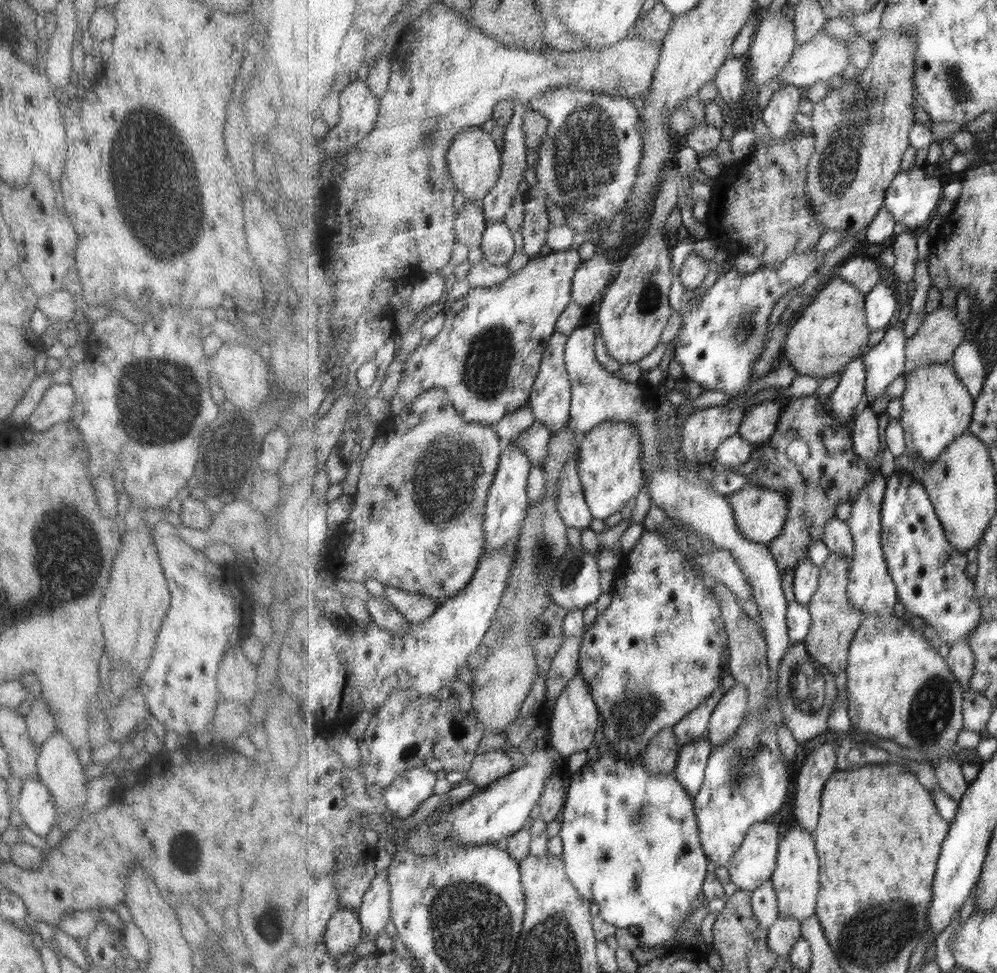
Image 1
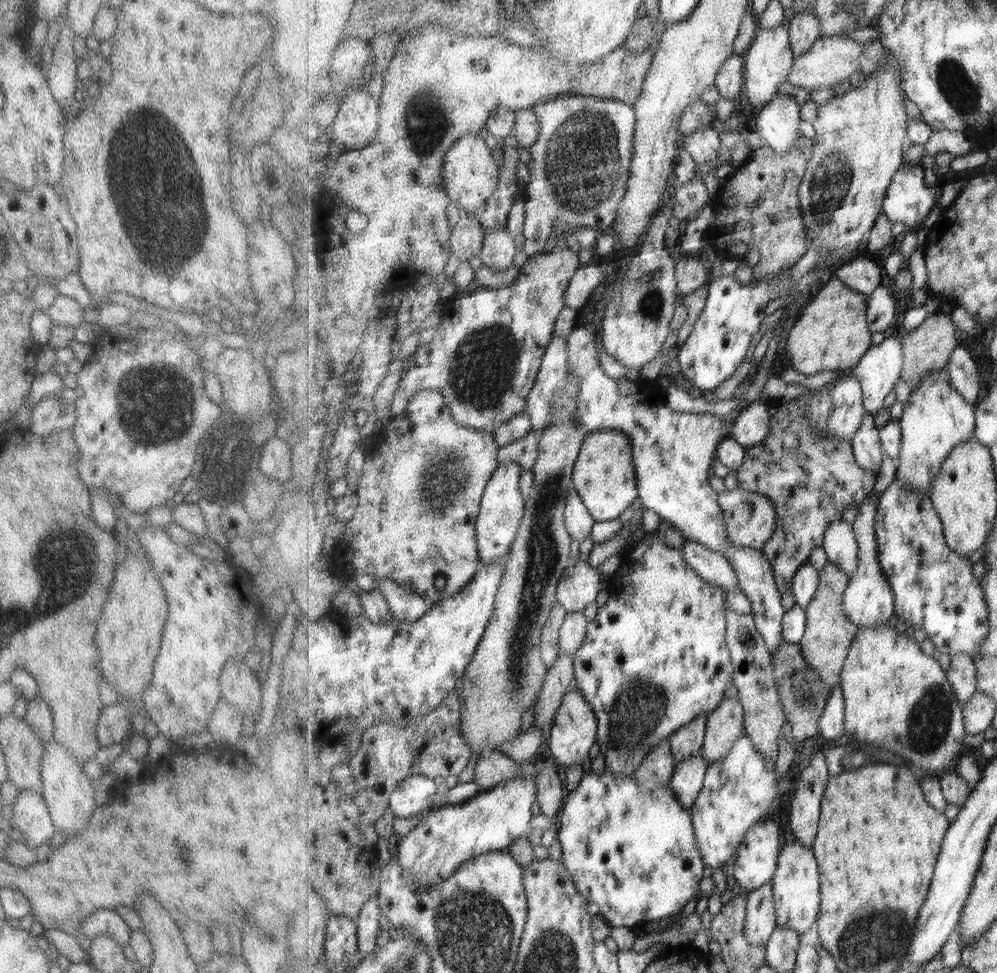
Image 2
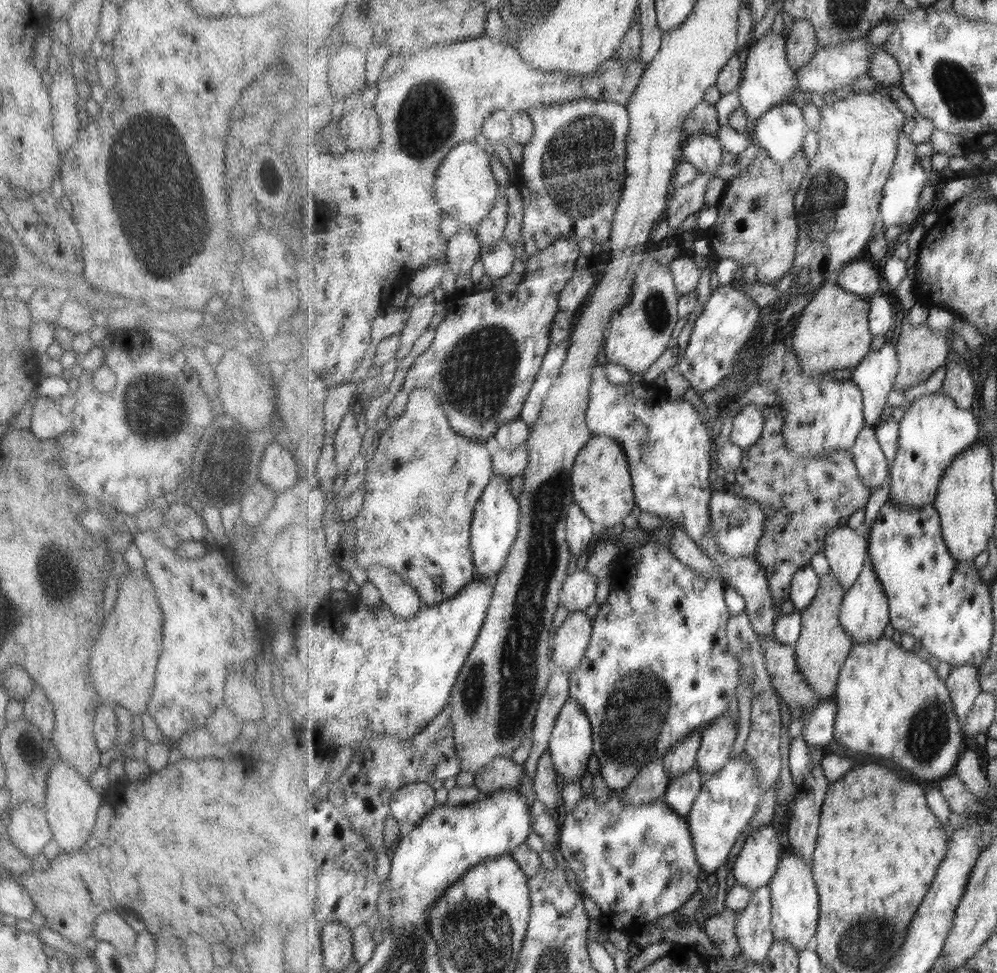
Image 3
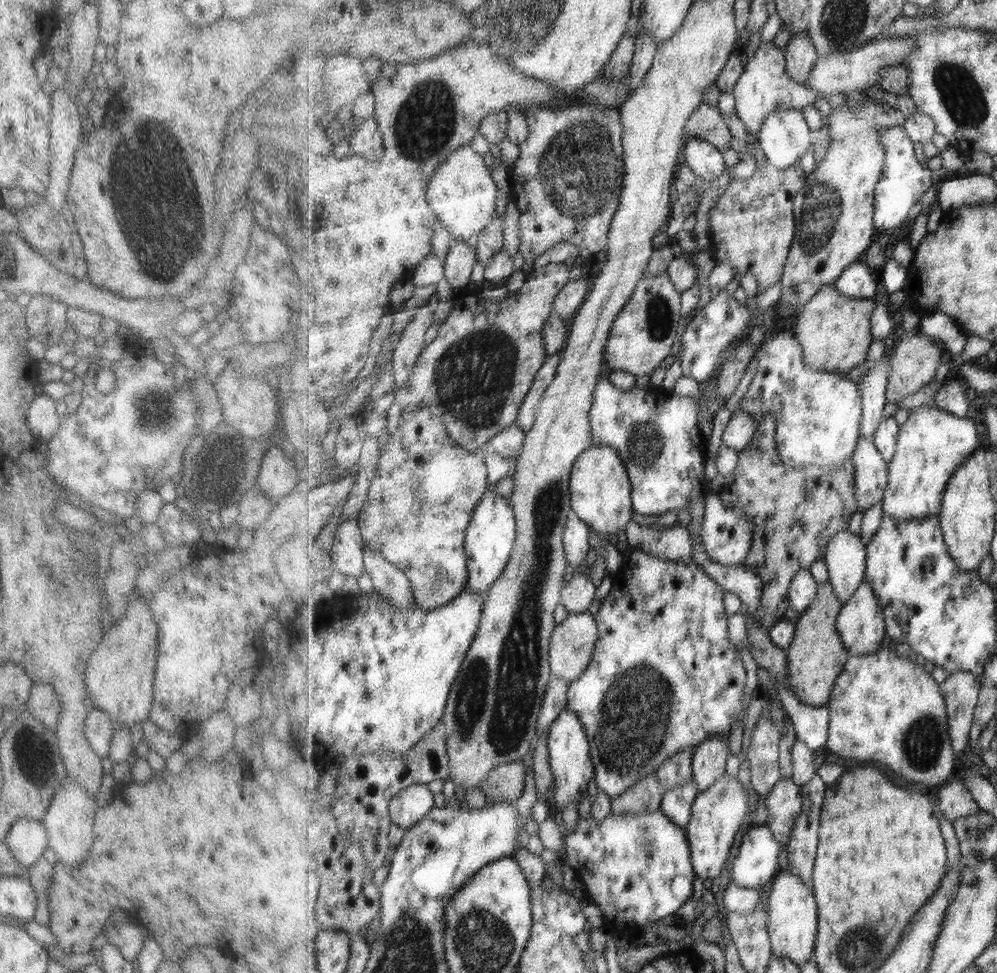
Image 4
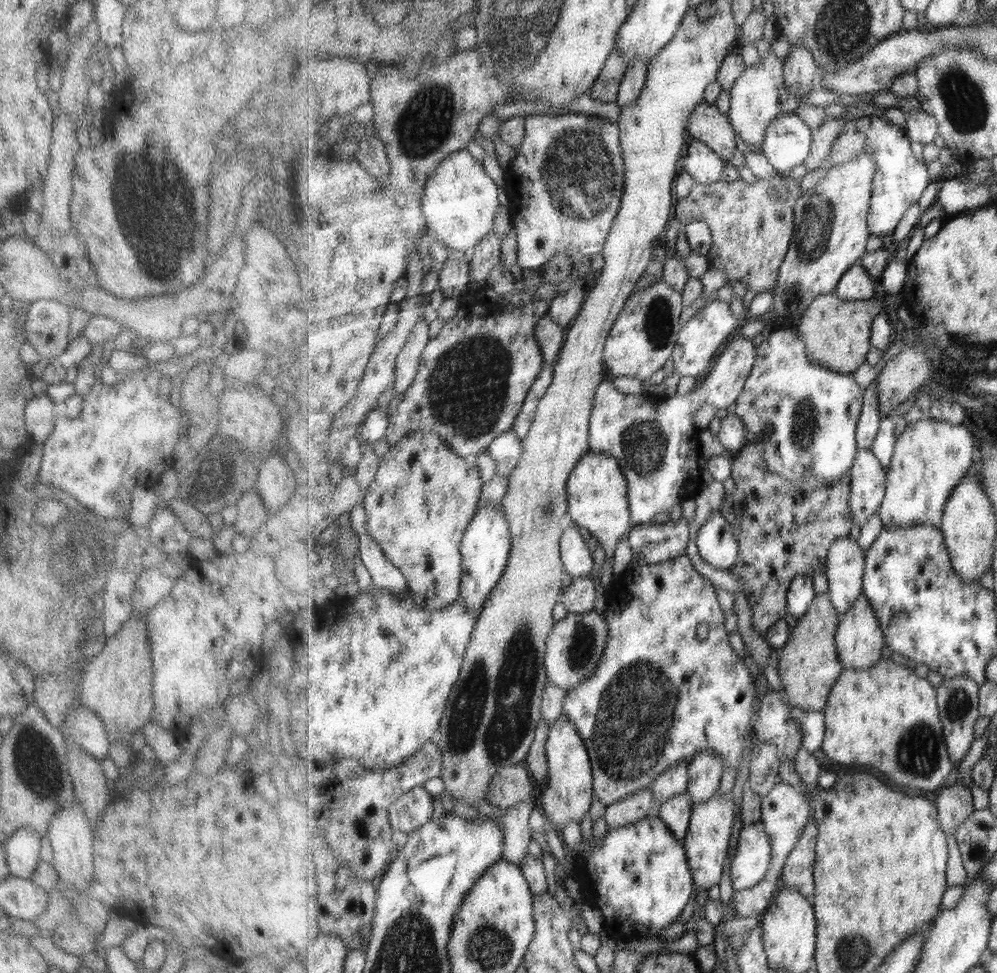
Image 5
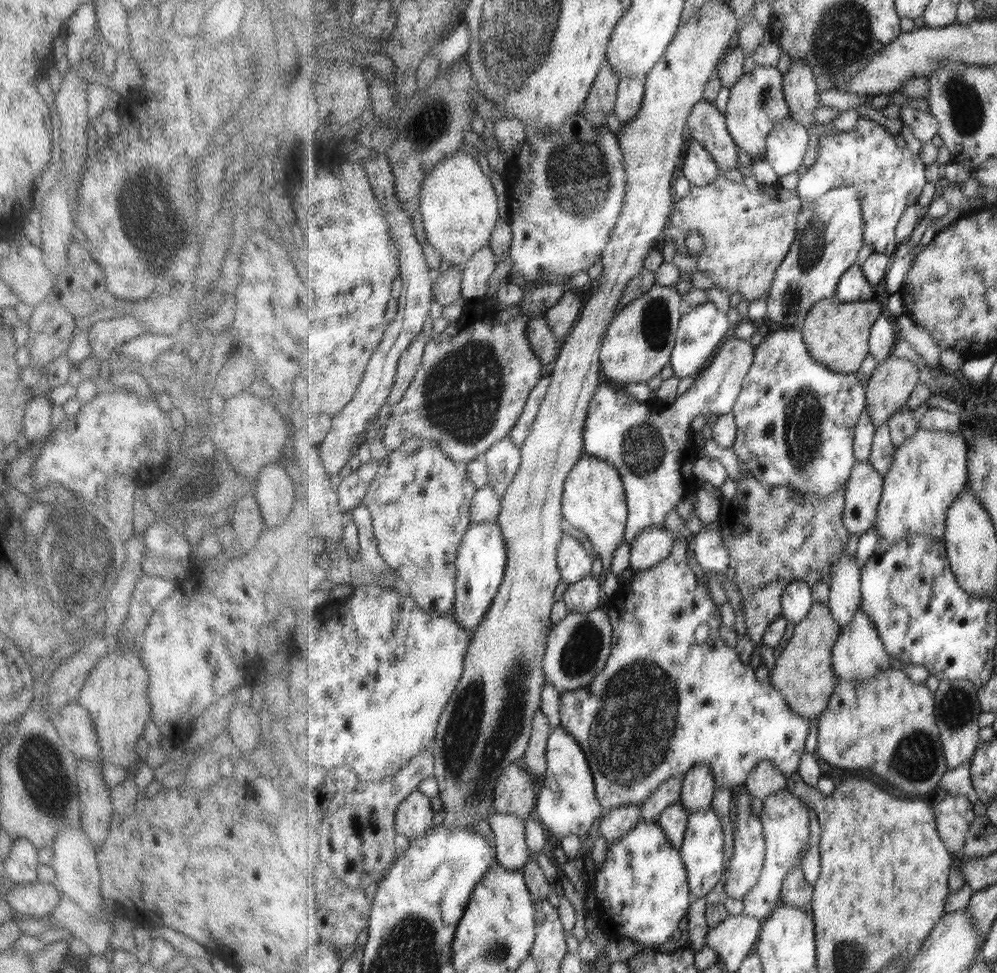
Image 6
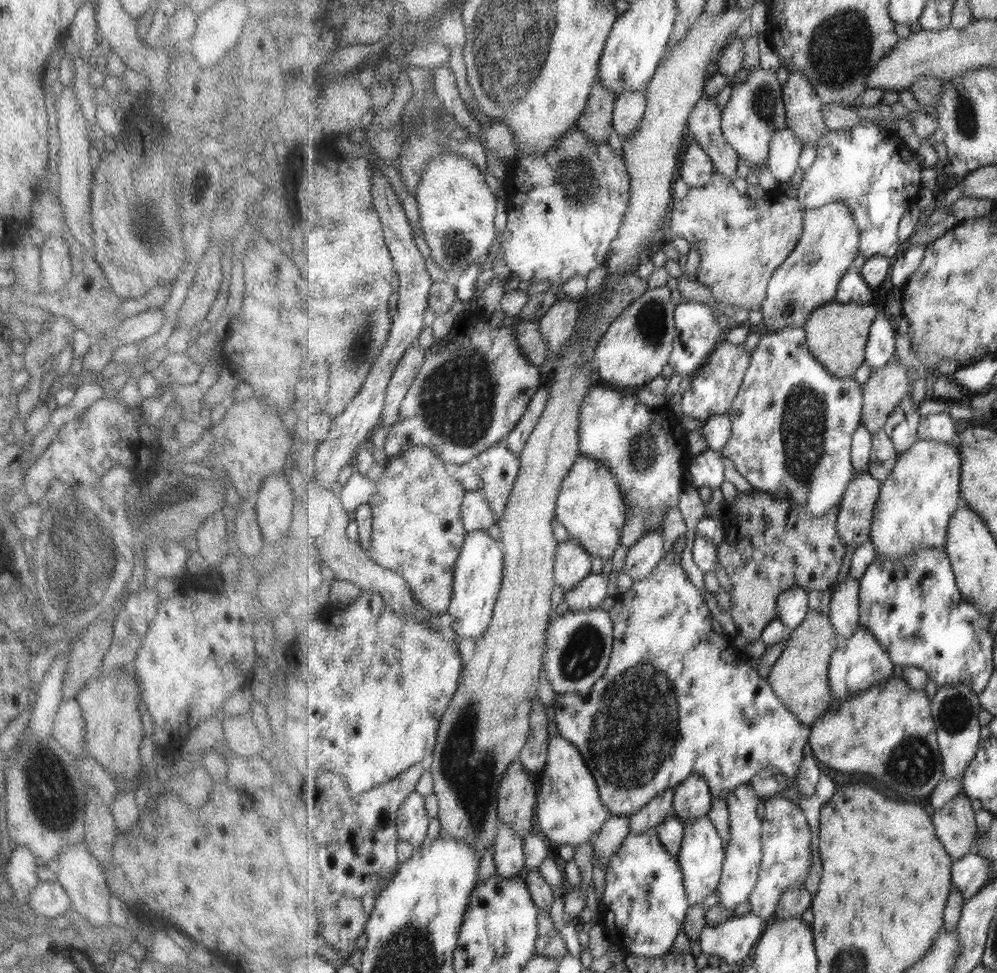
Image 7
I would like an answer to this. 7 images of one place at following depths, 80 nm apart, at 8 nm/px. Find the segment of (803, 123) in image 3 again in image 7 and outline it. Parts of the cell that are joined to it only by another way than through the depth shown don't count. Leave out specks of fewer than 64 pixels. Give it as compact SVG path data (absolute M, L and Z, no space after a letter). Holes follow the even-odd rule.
M790 128L779 130L773 135L766 164L779 184L789 183L795 176L803 145L804 142Z

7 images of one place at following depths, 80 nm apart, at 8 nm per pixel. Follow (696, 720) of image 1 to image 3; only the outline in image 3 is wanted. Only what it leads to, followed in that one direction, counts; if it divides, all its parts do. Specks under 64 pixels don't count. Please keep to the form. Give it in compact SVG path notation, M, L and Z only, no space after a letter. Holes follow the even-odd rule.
M695 731L664 755L669 781L696 768L698 750L702 746L703 732Z

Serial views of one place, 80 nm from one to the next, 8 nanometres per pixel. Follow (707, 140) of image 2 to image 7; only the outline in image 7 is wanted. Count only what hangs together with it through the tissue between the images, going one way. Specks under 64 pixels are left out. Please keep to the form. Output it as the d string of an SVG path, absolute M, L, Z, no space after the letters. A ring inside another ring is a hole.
M691 142L681 161L681 179L690 189L711 186L716 167L700 143Z

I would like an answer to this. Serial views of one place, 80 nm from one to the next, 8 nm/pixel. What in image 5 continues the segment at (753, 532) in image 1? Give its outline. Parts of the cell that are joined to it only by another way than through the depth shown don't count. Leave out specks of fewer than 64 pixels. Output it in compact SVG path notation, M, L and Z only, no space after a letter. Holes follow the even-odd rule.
M716 512L698 530L696 544L700 555L715 568L730 569L739 558L740 544L721 512Z

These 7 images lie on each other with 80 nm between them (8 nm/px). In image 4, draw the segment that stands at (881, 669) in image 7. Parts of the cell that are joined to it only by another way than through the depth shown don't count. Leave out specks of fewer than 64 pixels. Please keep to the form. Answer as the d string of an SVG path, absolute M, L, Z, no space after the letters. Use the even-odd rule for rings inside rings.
M868 580L840 610L836 624L849 657L875 654L885 640L886 622L879 599Z

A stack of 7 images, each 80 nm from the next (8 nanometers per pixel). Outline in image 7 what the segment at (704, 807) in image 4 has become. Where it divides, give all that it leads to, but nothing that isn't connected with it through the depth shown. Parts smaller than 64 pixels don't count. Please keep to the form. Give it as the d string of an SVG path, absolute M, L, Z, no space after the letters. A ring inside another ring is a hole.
M707 816L693 818L685 822L684 839L677 859L681 870L684 870L684 885L688 891L688 901L691 906L701 905L713 892L718 890L725 855L723 838Z

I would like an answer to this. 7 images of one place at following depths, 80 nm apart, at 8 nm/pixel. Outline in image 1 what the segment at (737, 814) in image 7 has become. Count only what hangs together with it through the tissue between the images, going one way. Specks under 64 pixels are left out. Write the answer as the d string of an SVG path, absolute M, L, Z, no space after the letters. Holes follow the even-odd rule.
M777 819L756 823L749 829L744 844L727 864L729 880L738 889L754 891L772 878L778 865L778 854L780 853L783 833L782 824Z

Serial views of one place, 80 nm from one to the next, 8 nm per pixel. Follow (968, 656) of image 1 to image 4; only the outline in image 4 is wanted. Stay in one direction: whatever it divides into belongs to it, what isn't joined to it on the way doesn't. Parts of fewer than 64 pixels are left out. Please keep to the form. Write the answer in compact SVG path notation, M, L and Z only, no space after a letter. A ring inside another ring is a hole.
M971 671L949 675L941 683L949 718L949 735L954 753L961 756L969 748L969 732L975 721L975 709L981 695L981 678Z

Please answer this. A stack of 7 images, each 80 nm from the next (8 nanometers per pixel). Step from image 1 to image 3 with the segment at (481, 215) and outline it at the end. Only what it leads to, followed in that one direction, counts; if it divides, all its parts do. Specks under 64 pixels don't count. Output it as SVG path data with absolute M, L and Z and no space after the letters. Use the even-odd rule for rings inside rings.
M460 231L449 239L447 264L455 275L468 274L484 250L477 231Z

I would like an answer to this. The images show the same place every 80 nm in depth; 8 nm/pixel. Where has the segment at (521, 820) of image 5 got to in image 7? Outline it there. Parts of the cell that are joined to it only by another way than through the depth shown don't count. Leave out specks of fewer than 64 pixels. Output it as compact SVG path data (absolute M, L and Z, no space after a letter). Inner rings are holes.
M508 824L501 825L494 847L495 871L505 878L513 878L526 866L524 839Z

